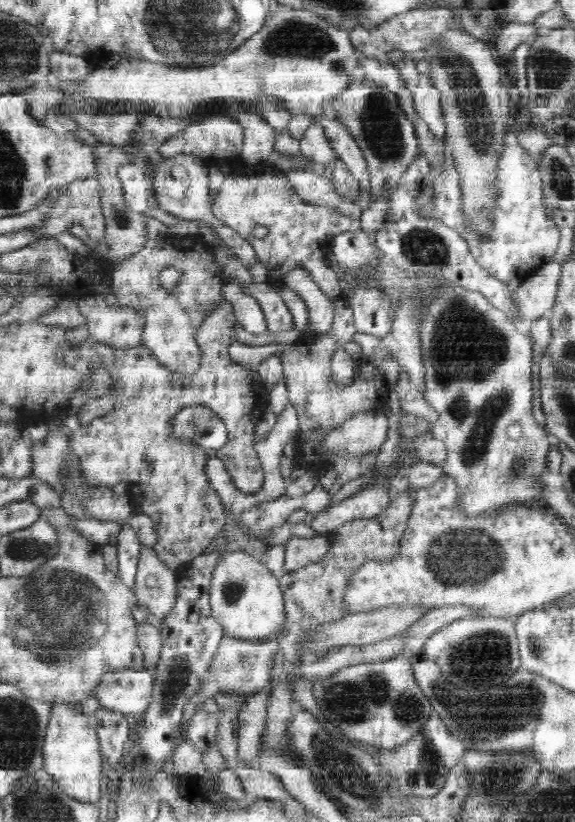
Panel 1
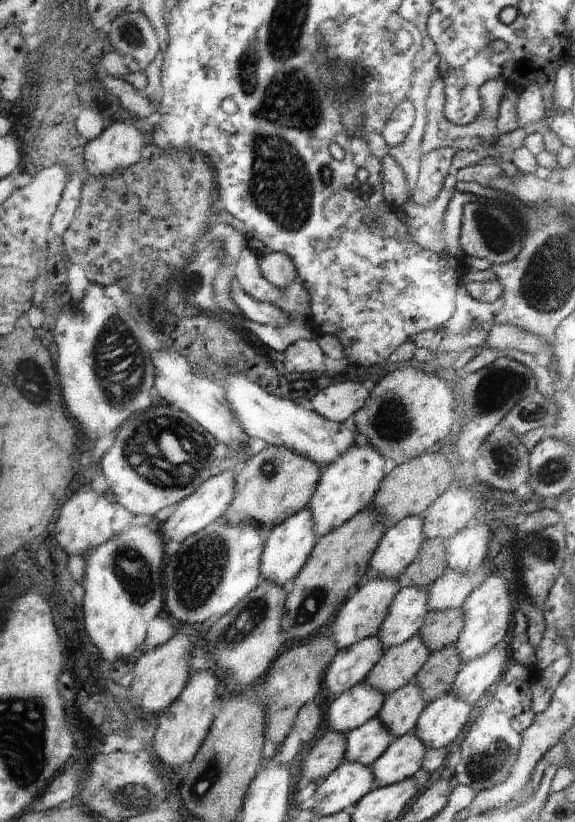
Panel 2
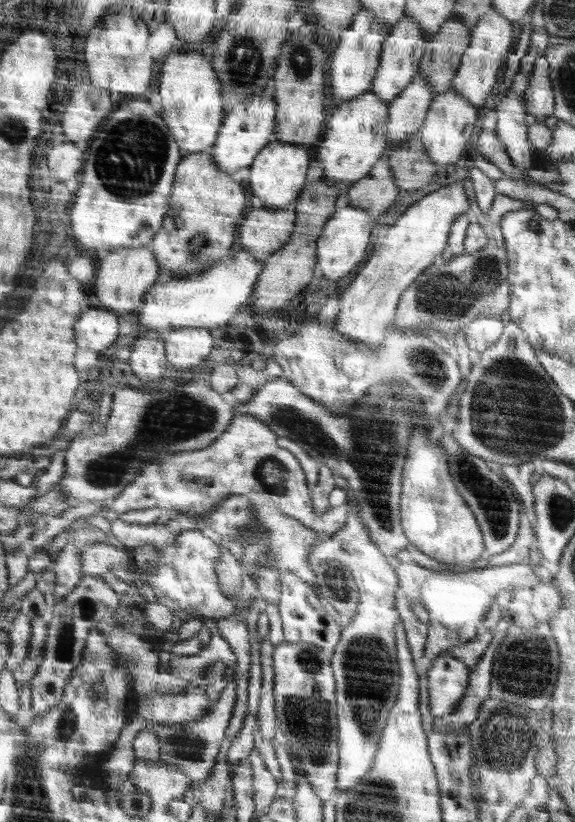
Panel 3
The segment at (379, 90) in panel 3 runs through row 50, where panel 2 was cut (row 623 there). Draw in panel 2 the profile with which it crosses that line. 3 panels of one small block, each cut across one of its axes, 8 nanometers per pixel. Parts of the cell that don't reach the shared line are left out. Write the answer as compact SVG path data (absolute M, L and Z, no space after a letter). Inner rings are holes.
M401 587L394 597L385 622L376 636L384 650L396 646L419 634L430 610L427 607L430 596L426 588Z

